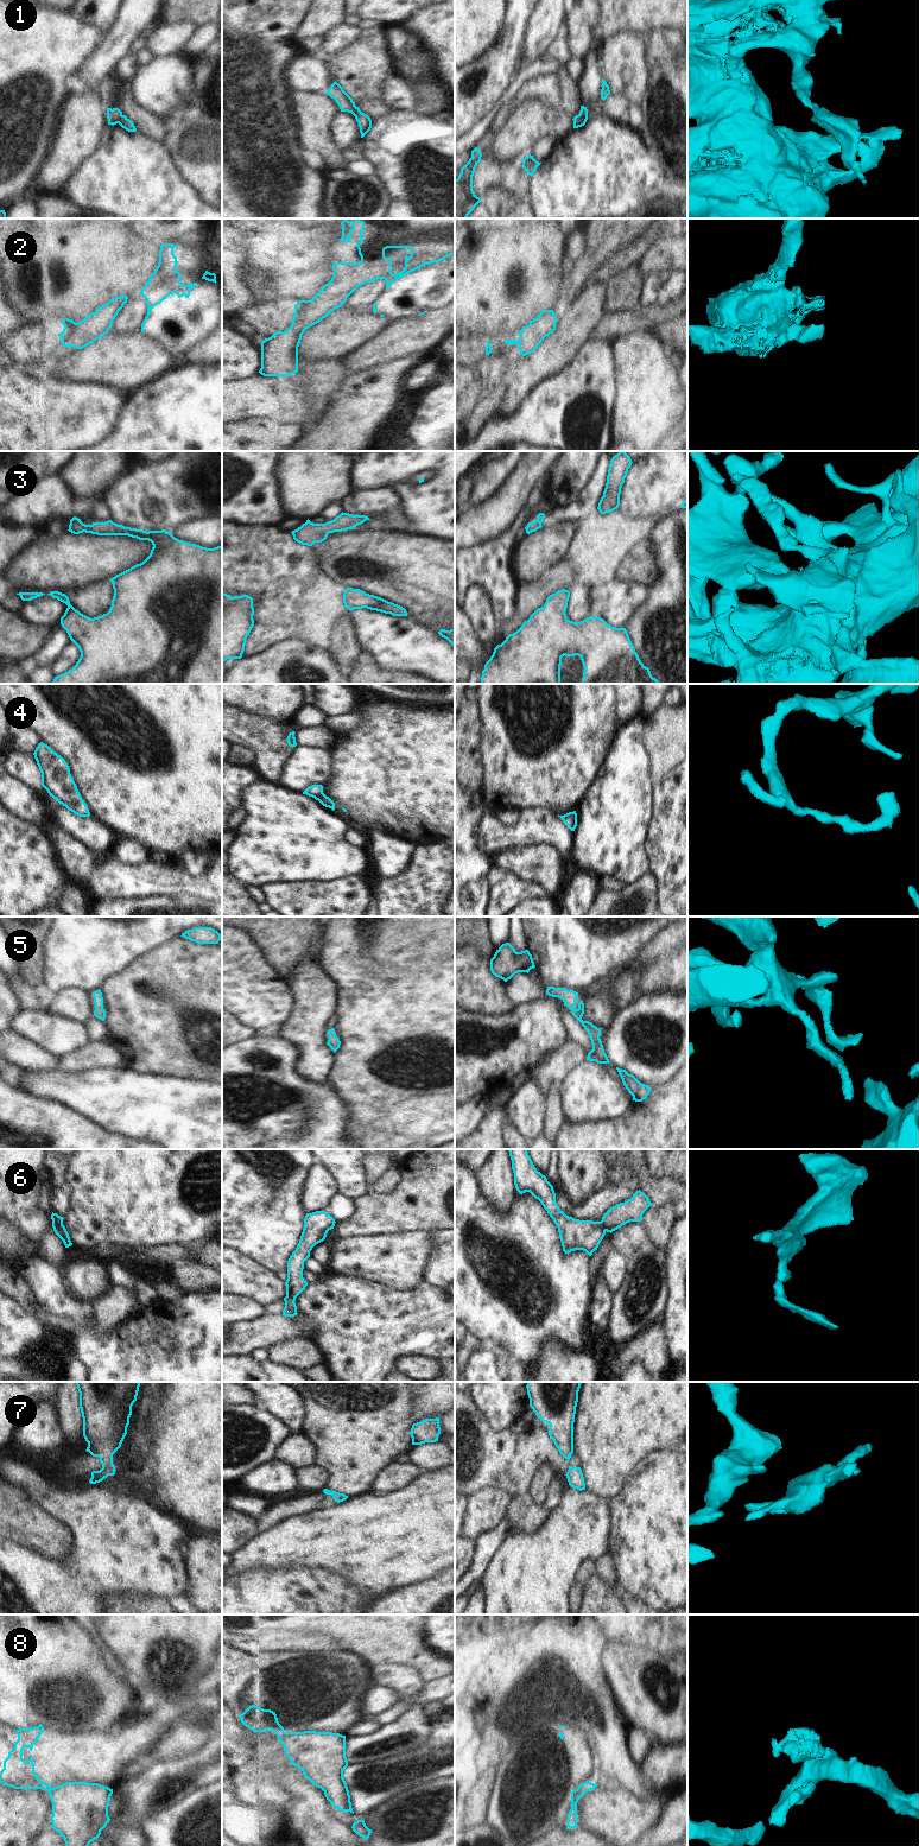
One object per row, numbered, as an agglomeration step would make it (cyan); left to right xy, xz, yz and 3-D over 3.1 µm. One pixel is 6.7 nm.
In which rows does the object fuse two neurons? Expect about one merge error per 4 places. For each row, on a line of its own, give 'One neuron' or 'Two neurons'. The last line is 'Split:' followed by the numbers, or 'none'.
1: One neuron
2: One neuron
3: One neuron
4: One neuron
5: One neuron
6: Two neurons
7: One neuron
8: Two neurons
Split: 6, 8

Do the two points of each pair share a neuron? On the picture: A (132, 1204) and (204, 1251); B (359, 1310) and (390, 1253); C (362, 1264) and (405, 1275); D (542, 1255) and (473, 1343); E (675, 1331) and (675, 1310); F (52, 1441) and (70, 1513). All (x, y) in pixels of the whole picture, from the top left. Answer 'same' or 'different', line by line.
A: different
B: different
C: same
D: different
E: same
F: different

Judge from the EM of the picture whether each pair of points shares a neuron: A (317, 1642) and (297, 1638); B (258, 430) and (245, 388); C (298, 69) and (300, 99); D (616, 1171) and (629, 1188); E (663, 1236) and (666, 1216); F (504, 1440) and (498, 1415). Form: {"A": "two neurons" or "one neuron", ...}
{"A": "one neuron", "B": "two neurons", "C": "two neurons", "D": "two neurons", "E": "one neuron", "F": "two neurons"}

